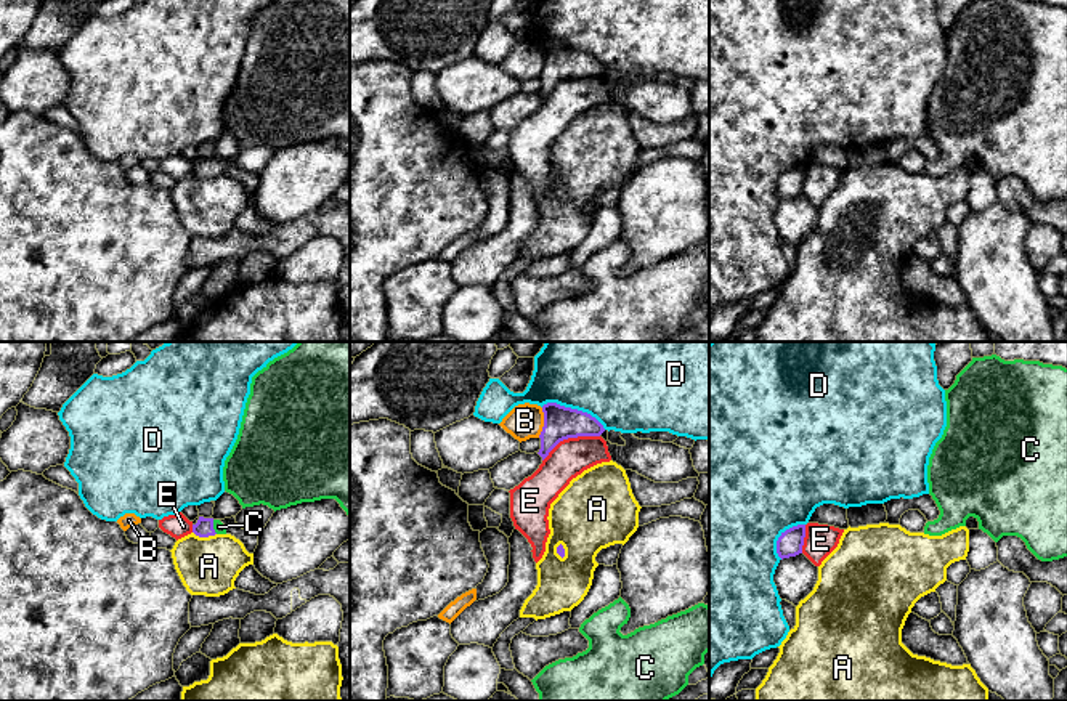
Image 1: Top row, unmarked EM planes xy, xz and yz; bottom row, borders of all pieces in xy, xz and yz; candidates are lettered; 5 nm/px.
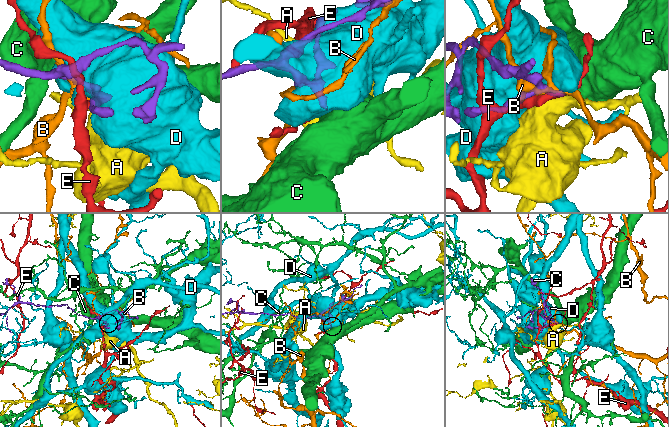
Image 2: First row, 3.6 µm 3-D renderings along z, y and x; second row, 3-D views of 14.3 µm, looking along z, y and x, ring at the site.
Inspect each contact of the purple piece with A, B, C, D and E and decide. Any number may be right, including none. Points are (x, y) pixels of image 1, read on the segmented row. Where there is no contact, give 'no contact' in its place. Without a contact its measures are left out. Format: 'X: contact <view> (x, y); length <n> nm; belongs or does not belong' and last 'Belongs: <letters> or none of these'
A: contact xy (204, 536); length 120 nm; does not belong
B: contact xz (544, 422); length 150 nm; does not belong
C: contact xy (212, 526); length 80 nm; belongs
D: contact xz (573, 409); length 340 nm; does not belong
E: contact xz (570, 437); length 320 nm; does not belong
Belongs: C

